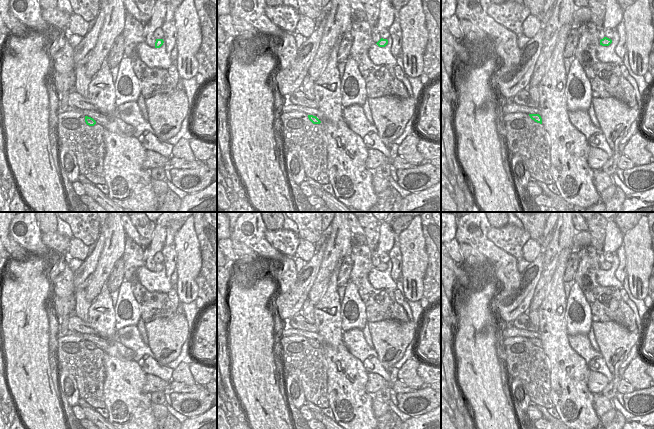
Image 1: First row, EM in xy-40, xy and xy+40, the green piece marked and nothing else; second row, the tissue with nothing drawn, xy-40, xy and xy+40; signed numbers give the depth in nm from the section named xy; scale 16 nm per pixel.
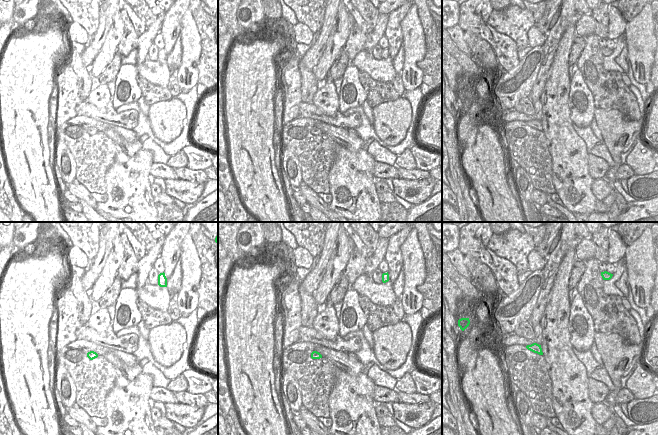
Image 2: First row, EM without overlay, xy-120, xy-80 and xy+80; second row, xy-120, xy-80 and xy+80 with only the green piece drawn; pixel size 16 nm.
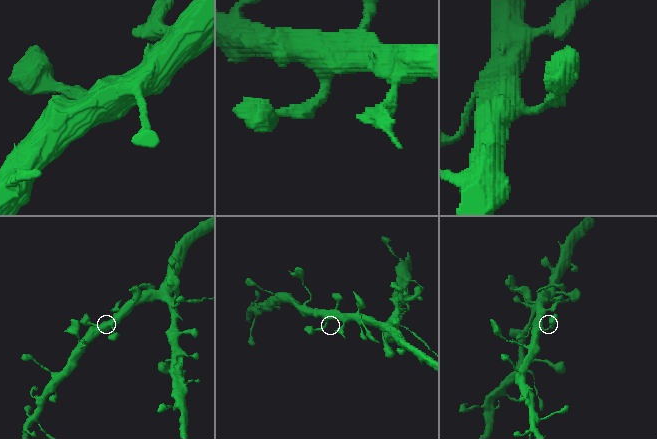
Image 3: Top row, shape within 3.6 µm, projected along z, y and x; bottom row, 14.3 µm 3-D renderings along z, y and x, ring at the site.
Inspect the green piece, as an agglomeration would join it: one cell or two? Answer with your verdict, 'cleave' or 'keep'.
keep

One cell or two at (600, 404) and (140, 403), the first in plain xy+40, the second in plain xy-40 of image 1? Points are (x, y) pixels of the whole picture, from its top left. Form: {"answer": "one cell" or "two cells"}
{"answer": "two cells"}

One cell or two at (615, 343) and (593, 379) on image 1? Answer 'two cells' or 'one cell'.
two cells

